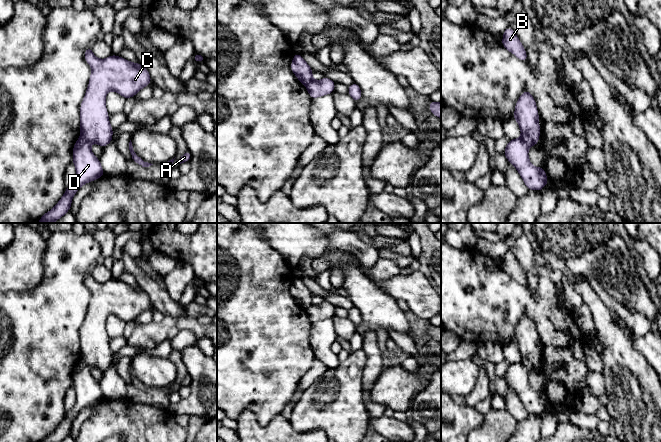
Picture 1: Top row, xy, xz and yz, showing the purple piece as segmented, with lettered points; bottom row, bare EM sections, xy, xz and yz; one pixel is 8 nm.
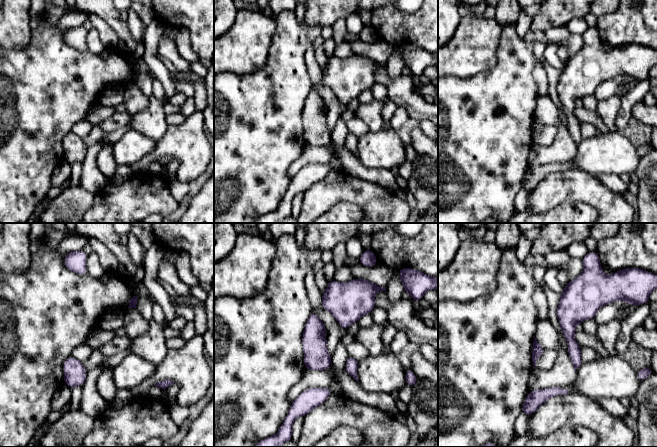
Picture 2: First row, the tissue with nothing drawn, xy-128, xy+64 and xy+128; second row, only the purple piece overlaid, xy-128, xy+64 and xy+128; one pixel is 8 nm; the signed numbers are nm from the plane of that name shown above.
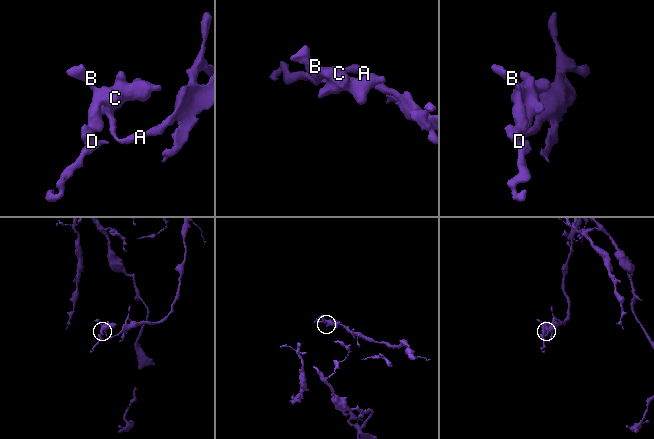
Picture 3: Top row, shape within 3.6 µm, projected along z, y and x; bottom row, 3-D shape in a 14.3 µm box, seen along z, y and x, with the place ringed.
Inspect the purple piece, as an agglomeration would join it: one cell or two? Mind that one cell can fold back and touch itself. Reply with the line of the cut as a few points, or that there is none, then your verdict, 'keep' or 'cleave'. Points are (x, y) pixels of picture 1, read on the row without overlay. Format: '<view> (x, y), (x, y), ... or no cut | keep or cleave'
xy (81, 358), (89, 368) | cleave

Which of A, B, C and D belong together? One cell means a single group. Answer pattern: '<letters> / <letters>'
A B C / D

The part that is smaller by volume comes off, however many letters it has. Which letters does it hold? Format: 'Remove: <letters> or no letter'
Remove: D

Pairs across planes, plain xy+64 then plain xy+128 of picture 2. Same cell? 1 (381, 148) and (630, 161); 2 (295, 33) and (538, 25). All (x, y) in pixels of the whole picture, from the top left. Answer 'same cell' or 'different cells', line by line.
1: same cell
2: different cells

